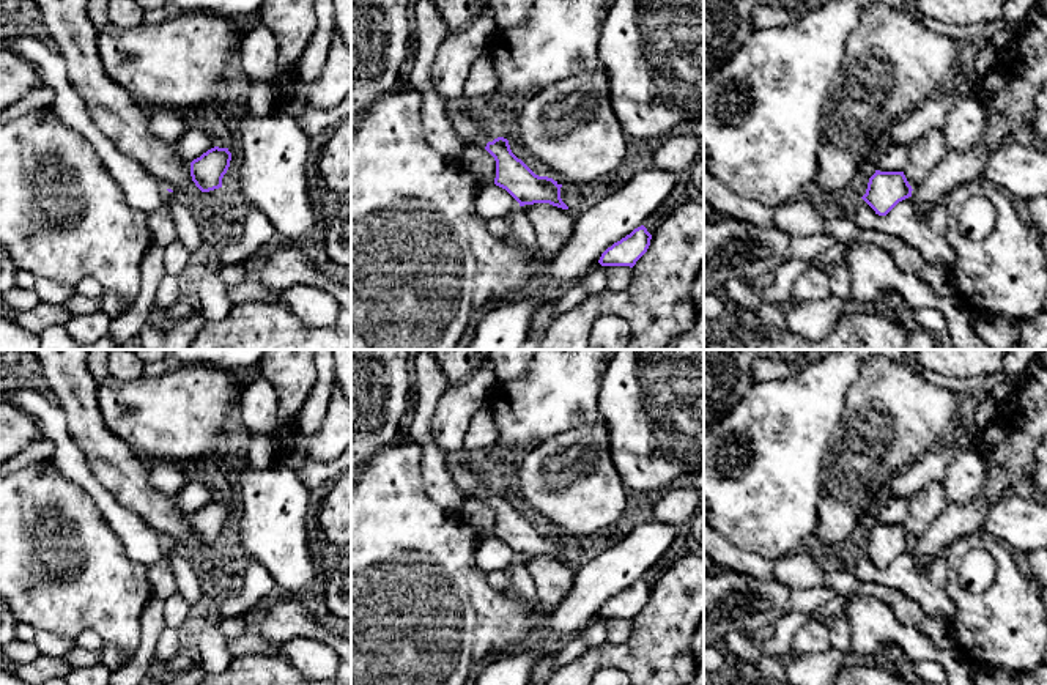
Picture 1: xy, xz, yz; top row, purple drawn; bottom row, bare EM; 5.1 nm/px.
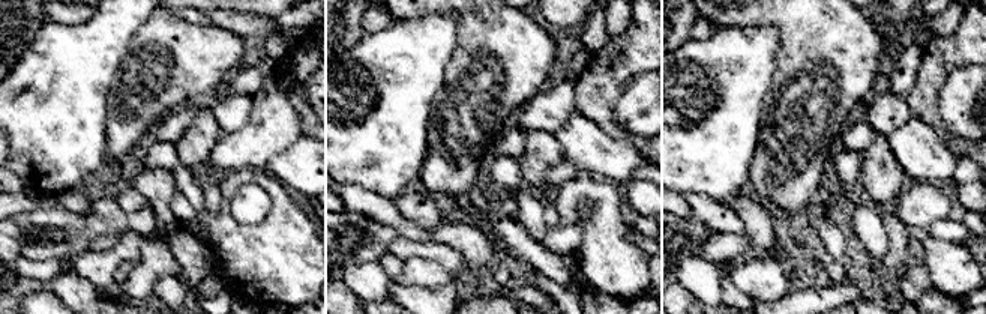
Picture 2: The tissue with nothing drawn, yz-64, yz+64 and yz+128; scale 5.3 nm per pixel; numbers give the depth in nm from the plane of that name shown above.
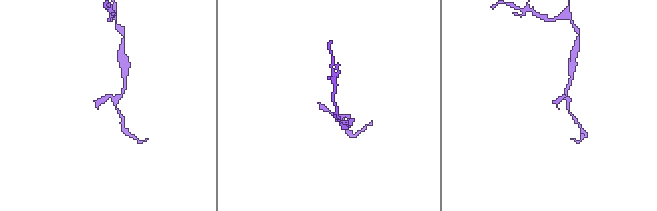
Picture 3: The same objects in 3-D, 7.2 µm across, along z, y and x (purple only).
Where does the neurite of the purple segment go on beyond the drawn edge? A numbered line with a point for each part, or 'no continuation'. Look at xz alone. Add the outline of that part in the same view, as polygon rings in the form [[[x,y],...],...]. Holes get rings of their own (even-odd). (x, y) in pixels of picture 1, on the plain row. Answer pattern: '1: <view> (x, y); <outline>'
1: xz (471, 485); [[[449,458],[447,471],[450,472],[452,483],[461,491],[464,499],[485,501],[488,494],[493,494],[499,488],[494,485],[487,485],[477,472],[474,472],[463,458]]]

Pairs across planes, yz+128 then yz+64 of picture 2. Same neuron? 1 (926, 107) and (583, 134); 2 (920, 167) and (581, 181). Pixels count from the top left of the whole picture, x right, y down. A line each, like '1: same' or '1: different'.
1: different
2: different

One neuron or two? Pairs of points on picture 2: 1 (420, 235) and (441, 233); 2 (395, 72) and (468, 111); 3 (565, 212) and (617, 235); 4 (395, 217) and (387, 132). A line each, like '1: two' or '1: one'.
1: one
2: two
3: one
4: two

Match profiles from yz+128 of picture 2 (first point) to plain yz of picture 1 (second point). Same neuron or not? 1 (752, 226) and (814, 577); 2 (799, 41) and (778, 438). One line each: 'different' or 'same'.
1: same
2: different

